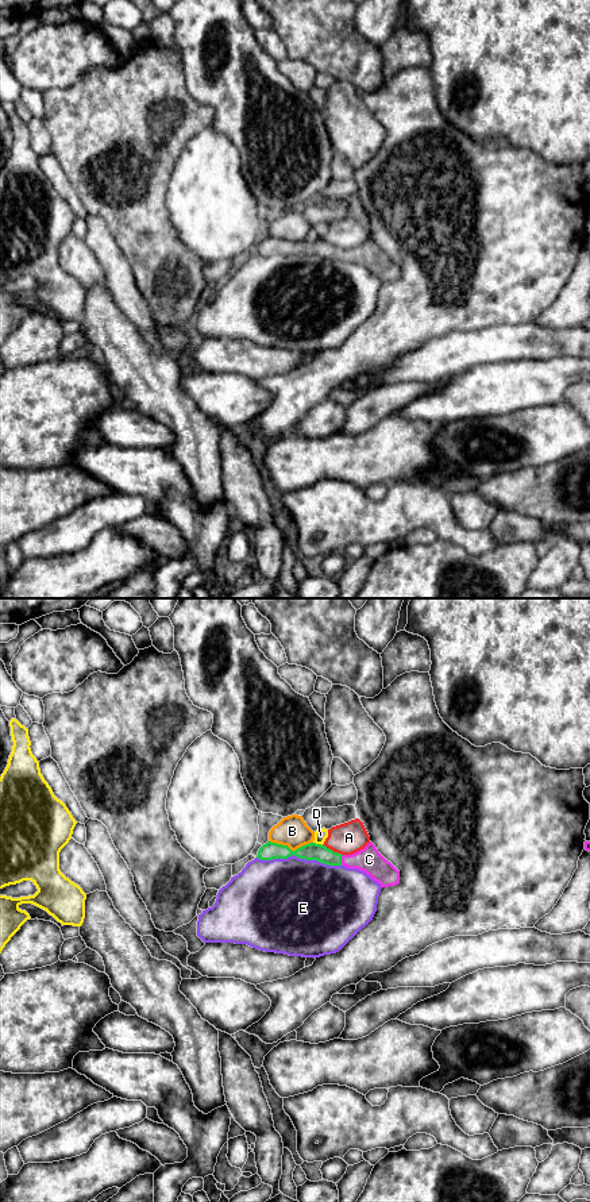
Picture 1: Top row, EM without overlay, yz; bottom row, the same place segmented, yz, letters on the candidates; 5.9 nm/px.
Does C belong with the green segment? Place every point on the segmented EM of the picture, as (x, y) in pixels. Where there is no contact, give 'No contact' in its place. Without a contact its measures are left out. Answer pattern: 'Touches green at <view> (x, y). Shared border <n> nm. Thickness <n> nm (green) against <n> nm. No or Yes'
Touches green at yz (340, 860). Shared border 70 nm. Thickness 110 nm (green) against 150 nm. Yes

